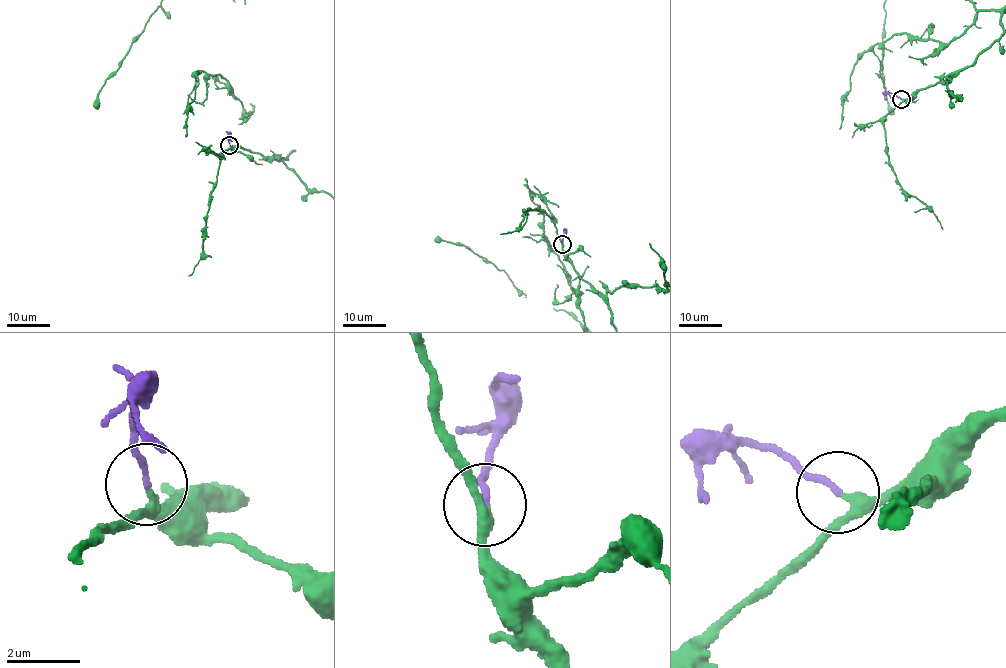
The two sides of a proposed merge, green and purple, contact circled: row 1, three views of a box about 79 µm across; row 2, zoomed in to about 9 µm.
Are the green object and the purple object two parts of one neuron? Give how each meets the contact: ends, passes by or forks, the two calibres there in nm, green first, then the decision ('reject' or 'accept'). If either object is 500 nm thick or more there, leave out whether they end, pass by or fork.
green passes by | purple ends | 240/160 nm | accept

